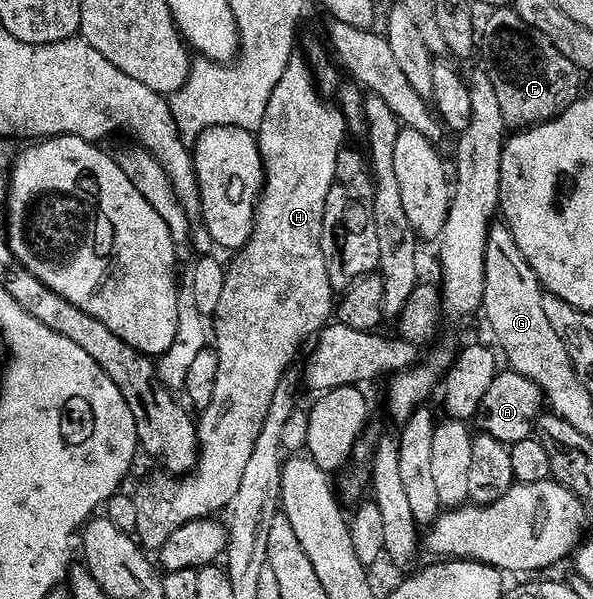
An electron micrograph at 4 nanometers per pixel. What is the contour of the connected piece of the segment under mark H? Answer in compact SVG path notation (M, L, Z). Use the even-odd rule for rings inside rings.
M303 57L292 58L271 94L265 121L257 132L265 178L259 205L255 208L255 228L251 240L239 248L231 267L229 263L226 268L225 293L221 293L221 305L217 305L217 313L213 316L213 347L219 355L219 373L211 404L202 408L200 415L203 416L197 419L199 464L189 475L151 479L141 484L139 492L133 495L137 505L135 535L148 552L162 551L167 538L177 529L198 519L218 516L218 511L226 512L234 503L241 493L241 481L245 481L245 469L249 469L253 449L257 449L257 437L261 437L261 425L265 425L265 417L269 415L273 393L285 381L286 375L283 374L298 357L303 342L310 335L318 336L336 314L337 295L335 299L335 291L331 288L333 271L325 250L325 232L328 230L325 209L335 187L337 159L344 150L349 124L334 102L326 103L322 98L326 99L315 82L310 62Z

